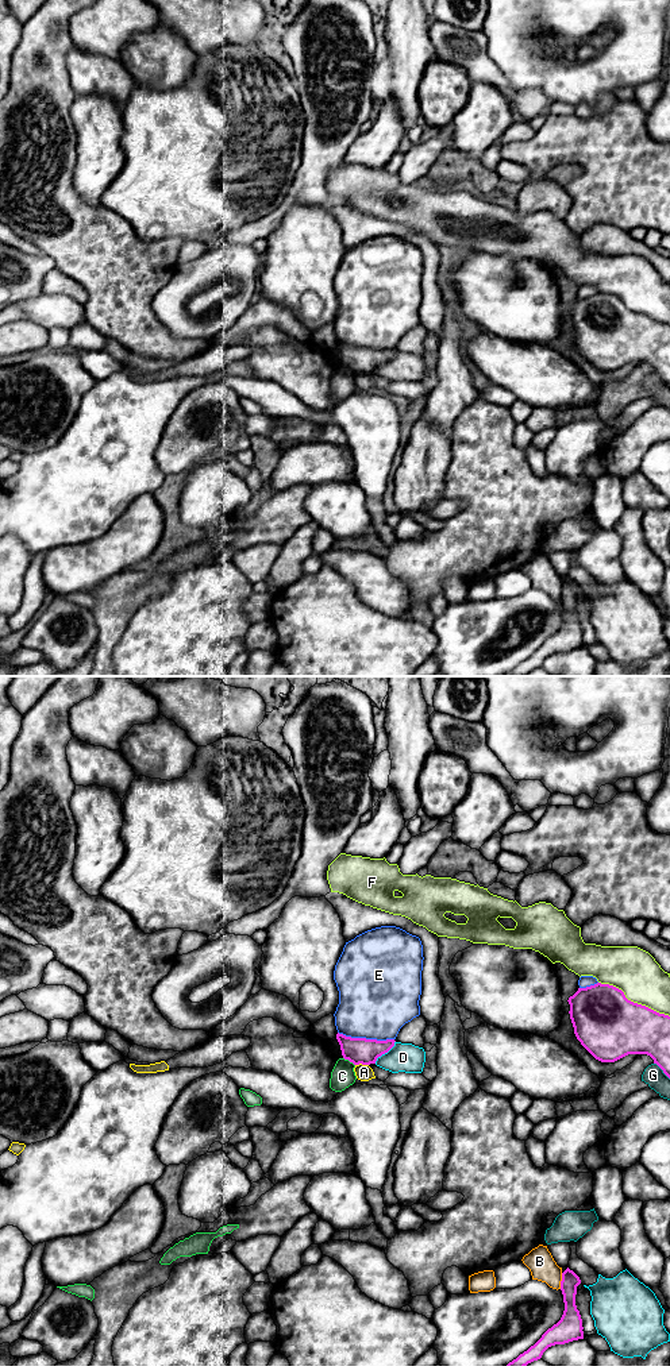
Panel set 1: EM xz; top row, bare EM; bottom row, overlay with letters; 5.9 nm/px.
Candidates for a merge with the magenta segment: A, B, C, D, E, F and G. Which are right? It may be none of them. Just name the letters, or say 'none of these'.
none of these

